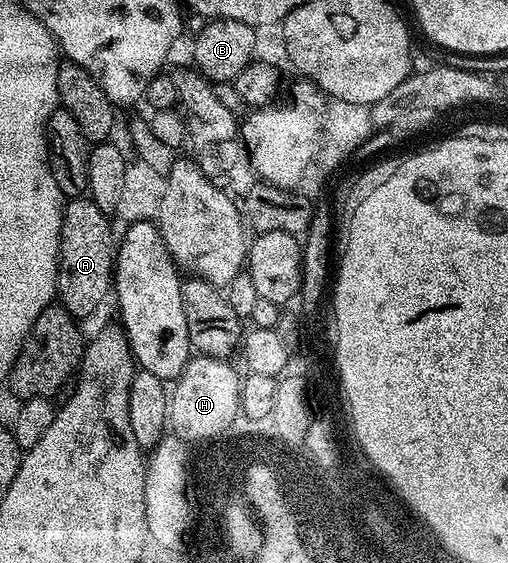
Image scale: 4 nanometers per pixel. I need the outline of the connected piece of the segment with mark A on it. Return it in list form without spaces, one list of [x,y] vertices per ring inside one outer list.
[[[72,198],[65,203],[64,213],[62,214],[62,230],[60,231],[60,261],[58,262],[58,274],[56,275],[56,295],[61,308],[65,308],[74,318],[80,316],[92,316],[96,312],[96,307],[104,300],[104,295],[109,295],[110,289],[114,284],[114,236],[112,240],[112,228],[108,225],[110,220],[109,213],[98,210],[96,203],[90,198]]]

